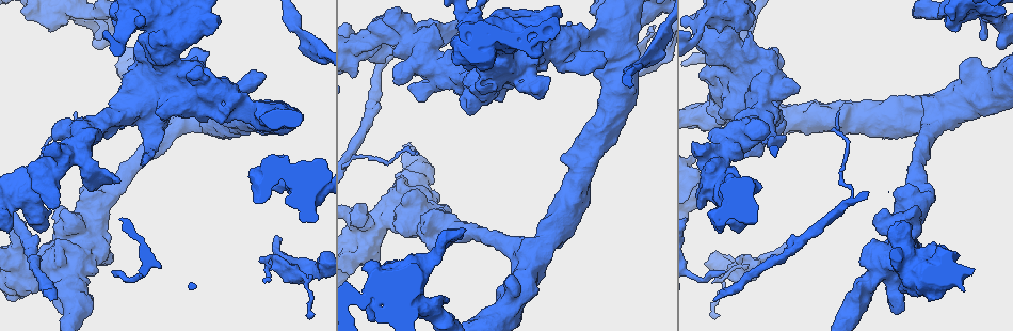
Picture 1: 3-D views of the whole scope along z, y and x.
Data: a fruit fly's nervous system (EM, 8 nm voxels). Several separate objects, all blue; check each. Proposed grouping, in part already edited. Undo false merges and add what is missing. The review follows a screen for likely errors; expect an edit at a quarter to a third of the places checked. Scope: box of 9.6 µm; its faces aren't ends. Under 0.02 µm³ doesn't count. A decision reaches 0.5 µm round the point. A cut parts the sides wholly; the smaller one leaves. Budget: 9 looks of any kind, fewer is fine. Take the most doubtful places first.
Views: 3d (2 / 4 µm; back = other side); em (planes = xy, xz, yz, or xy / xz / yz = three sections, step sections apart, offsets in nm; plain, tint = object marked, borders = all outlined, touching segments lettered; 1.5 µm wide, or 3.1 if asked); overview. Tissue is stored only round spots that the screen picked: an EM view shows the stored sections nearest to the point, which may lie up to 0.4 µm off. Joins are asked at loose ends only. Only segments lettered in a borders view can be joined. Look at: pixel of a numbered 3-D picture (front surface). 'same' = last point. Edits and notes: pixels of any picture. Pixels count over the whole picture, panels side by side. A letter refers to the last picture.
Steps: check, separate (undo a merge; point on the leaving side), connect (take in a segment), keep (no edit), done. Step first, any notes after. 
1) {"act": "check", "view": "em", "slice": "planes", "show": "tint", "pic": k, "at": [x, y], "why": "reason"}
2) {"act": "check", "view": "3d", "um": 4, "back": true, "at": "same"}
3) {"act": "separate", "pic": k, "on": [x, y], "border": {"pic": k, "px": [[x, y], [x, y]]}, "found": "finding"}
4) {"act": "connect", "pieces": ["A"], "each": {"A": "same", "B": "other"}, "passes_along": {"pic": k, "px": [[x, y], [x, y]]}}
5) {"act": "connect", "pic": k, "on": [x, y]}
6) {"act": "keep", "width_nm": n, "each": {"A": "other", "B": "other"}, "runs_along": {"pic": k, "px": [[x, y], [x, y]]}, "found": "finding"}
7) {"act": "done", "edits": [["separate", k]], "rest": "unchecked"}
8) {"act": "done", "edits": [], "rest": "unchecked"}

{"act": "check", "view": "3d", "um": 4, "pic": 1, "at": [276, 237], "why": "an open end"}

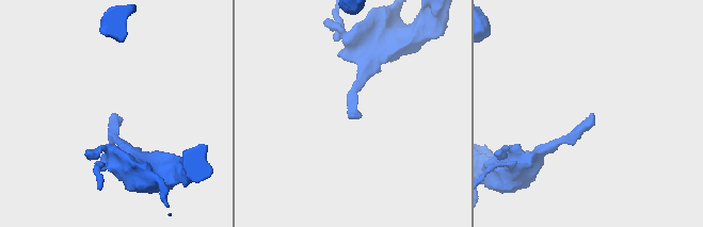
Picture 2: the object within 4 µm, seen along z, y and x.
{"act": "check", "view": "em", "slice": "xy", "step": 8, "show": "borders", "pic": 2, "at": [114, 114], "why": "shape alone is not enough"}

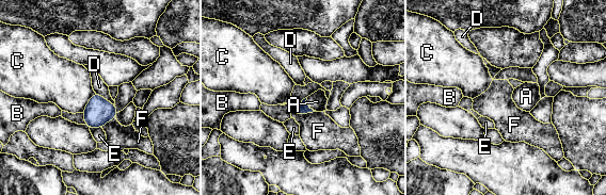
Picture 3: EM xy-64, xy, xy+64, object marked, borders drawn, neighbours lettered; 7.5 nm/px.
{"act": "check", "view": "em", "slice": "xz", "step": 4, "show": "borders", "at": "same"}

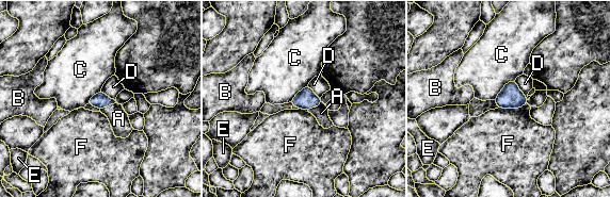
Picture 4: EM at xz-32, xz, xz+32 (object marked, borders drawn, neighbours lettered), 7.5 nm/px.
{"act": "connect", "pieces": ["A"], "longest_contact_nm": ["C", 240], "each": {"A": "same", "B": "other", "C": "other", "D": "other", "E": "other", "F": "other"}, "passes_along": {"pic": 4, "px": [[99, 100], [108, 105], [118, 118]]}, "found": "it goes on there"}

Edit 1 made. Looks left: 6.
{"act": "check", "view": "em", "slice": "planes", "show": "borders", "pic": 1, "at": [50, 299], "why": "an open end"}

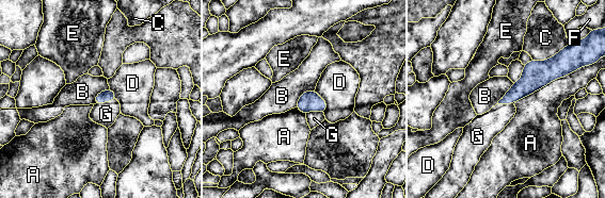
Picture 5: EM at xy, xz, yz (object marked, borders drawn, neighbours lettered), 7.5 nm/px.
{"act": "connect", "pieces": ["G"], "each": {"A": "other", "B": "other", "C": "other", "D": "other", "E": "other", "F": "other", "G": "same"}, "passes_along": {"pic": 5, "px": [[109, 95], [105, 101], [105, 114]]}, "found": "it goes on there"}

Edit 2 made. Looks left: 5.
{"act": "check", "view": "overview", "why": "see it whole again"}

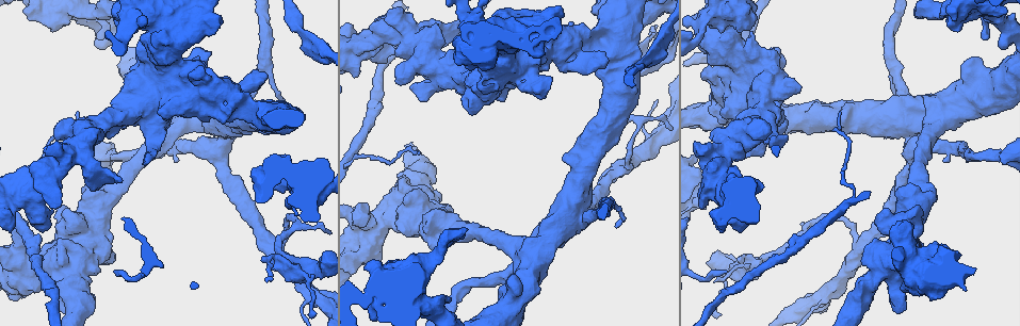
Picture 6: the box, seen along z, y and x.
{"act": "check", "view": "em", "slice": "planes", "show": "borders", "pic": 6, "at": [120, 179], "why": "an open end"}

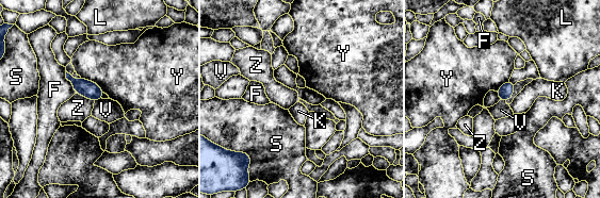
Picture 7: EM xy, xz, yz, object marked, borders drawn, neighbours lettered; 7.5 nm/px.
{"act": "keep", "each": {"F": "other", "K": "other", "L": "other", "S": "other", "V": "other", "Y": "other", "Z": "other"}, "border": {"pic": 7, "px": [[81, 77], [96, 83], [103, 92]]}, "found": "none of them fits"}

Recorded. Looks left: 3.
{"act": "check", "view": "em", "slice": "planes", "show": "borders", "pic": 6, "at": [897, 311], "why": "an open end"}

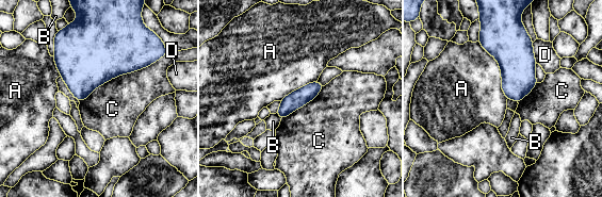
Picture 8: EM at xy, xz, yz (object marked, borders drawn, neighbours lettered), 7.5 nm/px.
{"act": "connect", "pieces": ["B"], "each": {"A": "other", "B": "same", "C": "other", "D": "other"}, "found": "it goes on there"}

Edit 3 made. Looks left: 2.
{"act": "done", "edits": [["connect", 4], ["connect", 5], ["connect", 8]], "rest": "unchecked"}

